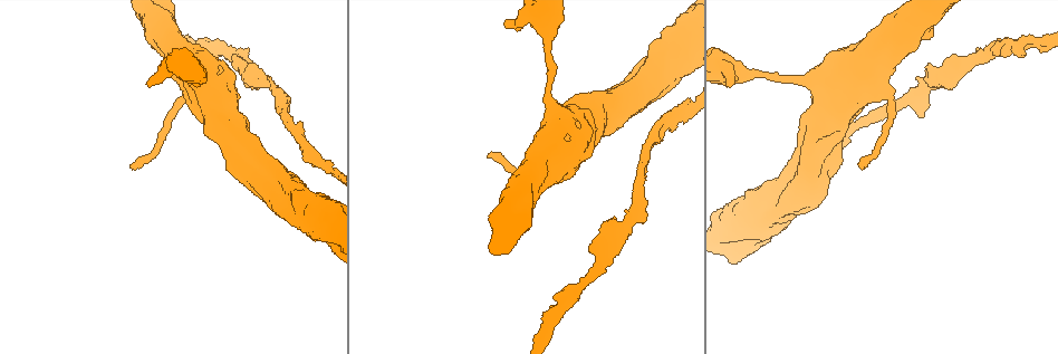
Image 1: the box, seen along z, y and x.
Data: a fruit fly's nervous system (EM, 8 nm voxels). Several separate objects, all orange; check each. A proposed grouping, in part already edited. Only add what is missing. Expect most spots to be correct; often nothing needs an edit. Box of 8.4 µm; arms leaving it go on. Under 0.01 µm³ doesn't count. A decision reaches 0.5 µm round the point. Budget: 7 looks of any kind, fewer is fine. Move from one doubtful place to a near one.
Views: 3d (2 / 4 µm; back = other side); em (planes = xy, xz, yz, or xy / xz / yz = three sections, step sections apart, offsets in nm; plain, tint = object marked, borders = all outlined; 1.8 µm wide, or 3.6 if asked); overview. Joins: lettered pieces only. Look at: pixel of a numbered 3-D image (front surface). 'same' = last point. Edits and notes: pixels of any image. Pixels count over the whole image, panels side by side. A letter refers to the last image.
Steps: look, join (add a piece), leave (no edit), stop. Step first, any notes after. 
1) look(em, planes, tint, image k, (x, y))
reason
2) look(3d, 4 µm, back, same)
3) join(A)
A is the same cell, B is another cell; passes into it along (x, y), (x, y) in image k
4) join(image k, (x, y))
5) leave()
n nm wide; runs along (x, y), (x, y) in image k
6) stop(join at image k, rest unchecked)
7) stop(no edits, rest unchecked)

look(3d, 4 µm, back, image 1, (644, 215))
free end

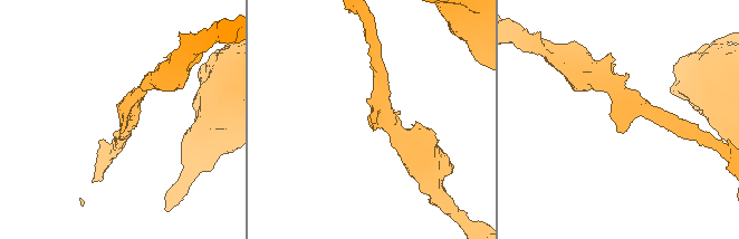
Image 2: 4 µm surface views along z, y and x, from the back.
look(em, planes, tint, image 2, (622, 131))

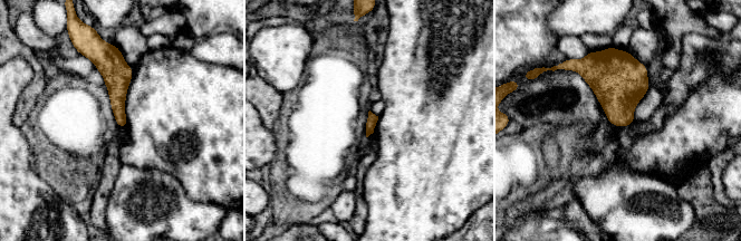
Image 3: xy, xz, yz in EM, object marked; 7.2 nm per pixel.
look(em, planes, borders, same)

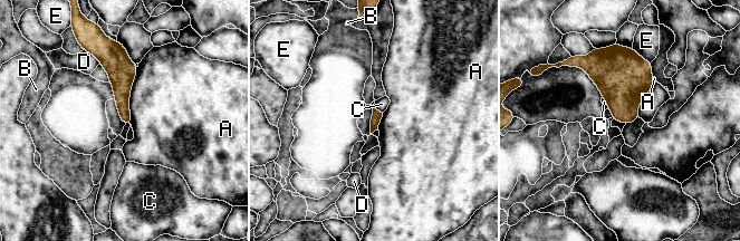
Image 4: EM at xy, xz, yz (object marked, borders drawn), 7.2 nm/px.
leave()
A touches over 420 nm; A, B, C, D and E are other cells; border along (137, 67), (130, 95), (130, 124) in image 4; no lettered piece goes on from it

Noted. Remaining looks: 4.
look(em, planes, tint, image 1, (957, 57))
branch stops here

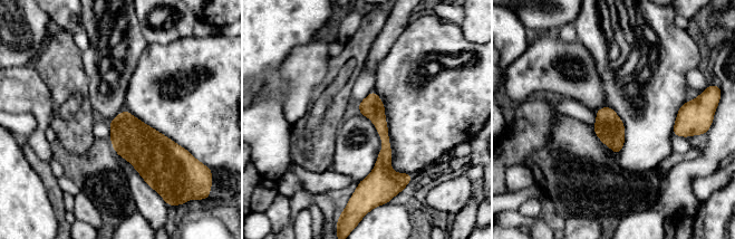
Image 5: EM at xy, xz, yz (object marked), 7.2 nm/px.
look(em, planes, borders, same)

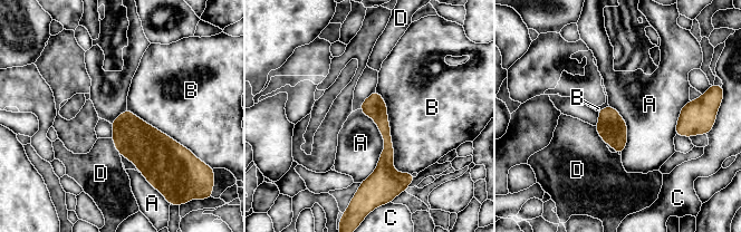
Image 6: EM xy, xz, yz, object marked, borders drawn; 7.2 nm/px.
leave()
A, B, C and D are other cells; none of them fits

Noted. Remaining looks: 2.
look(em, planes, borders, image 1, (196, 50))
closes a loop

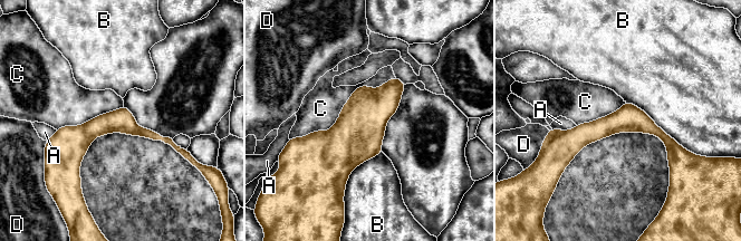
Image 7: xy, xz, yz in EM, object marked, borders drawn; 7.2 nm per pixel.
leave()
180 nm wide; A, B, C and D are other cells; runs along (554, 135), (645, 124), (680, 151) in image 7; none of them fits

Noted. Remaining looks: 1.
stop(no edits, rest unchecked)

